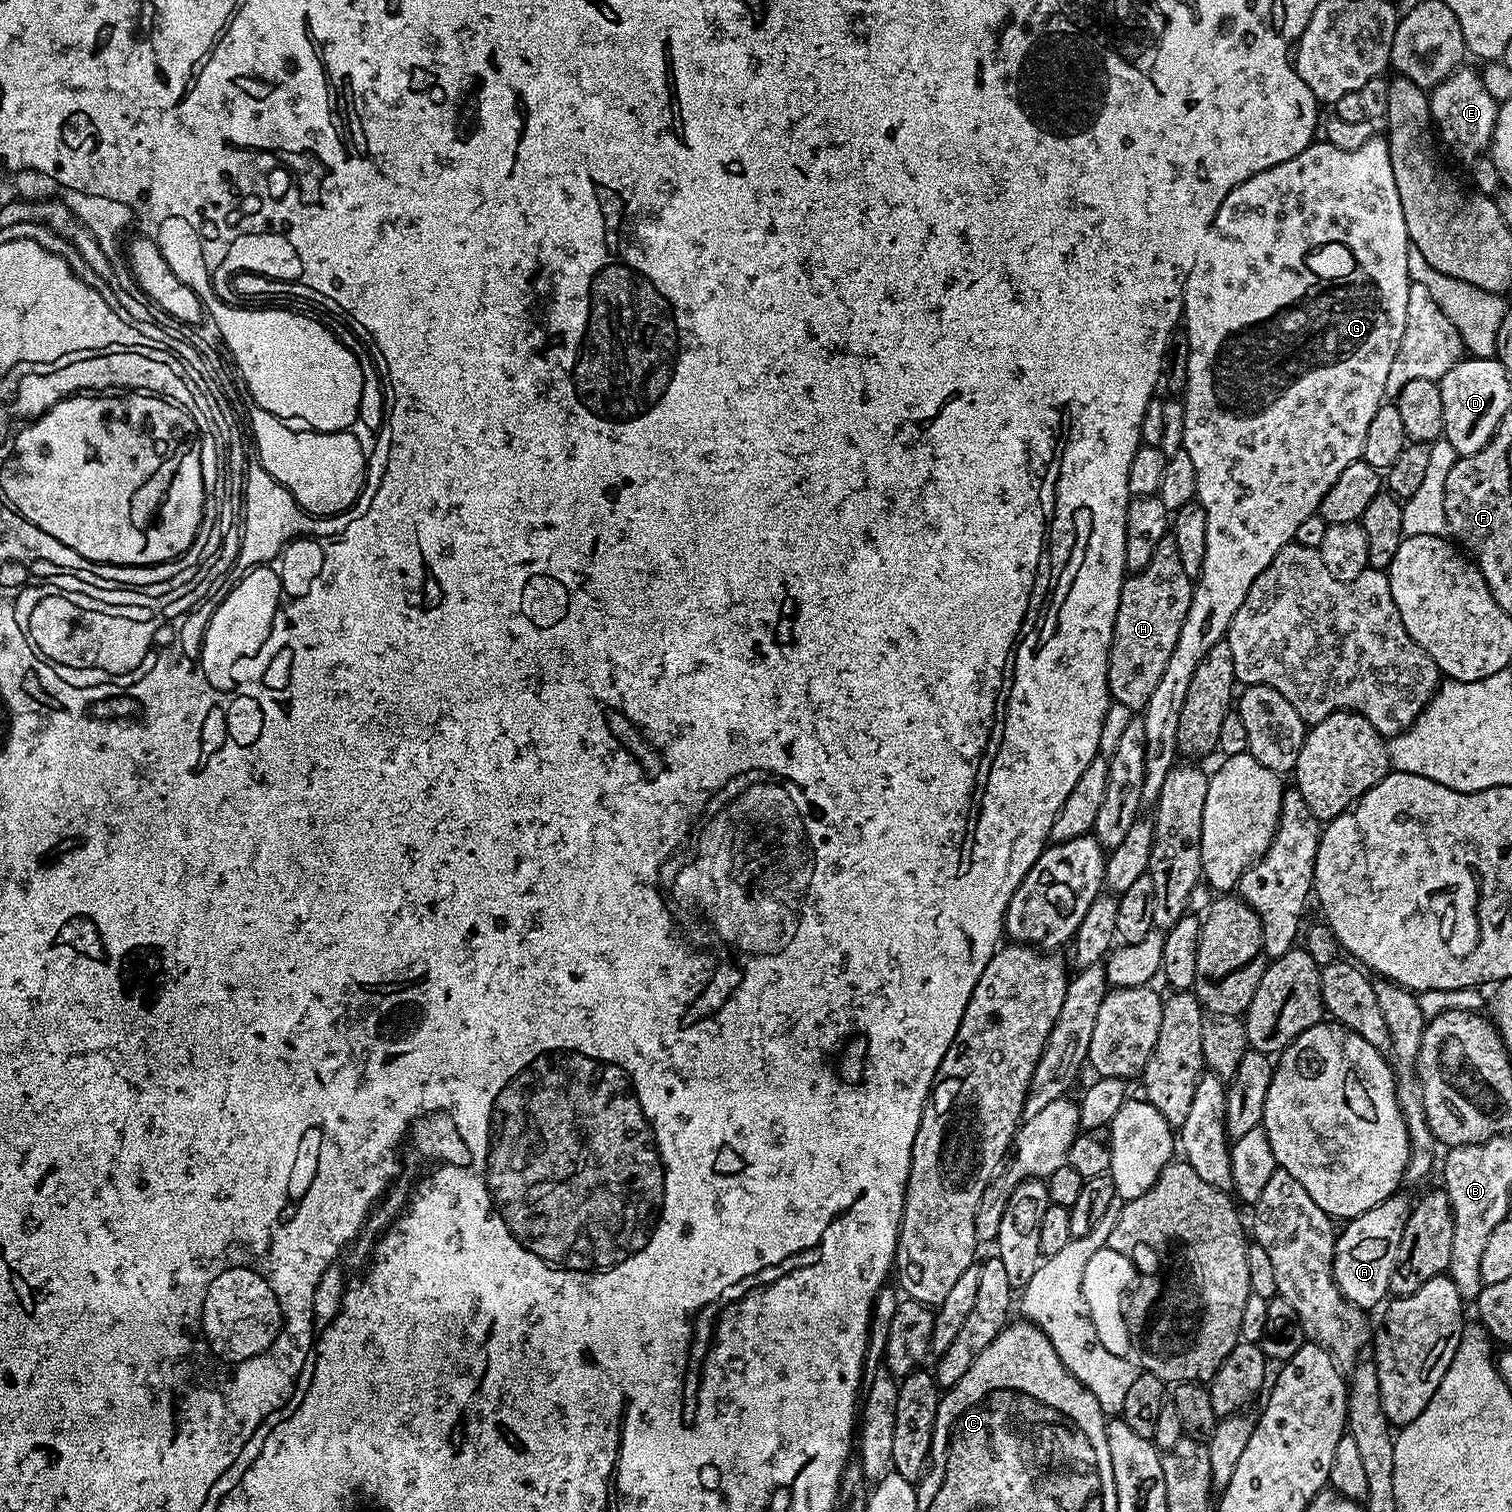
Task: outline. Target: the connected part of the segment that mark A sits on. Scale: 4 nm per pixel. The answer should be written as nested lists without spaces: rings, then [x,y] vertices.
[[[1397,1194],[1366,1210],[1366,1214],[1352,1217],[1343,1225],[1344,1229],[1339,1229],[1334,1246],[1332,1273],[1338,1290],[1351,1304],[1372,1310],[1380,1299],[1383,1301],[1389,1295],[1390,1270],[1398,1254],[1398,1242],[1402,1242],[1402,1230],[1408,1221],[1409,1211],[1410,1200],[1403,1194]]]

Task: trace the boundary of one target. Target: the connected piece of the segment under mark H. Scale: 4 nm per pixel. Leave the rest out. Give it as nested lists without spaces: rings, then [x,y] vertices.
[[[1171,534],[1164,536],[1154,554],[1138,572],[1125,575],[1122,594],[1118,598],[1118,614],[1114,618],[1114,634],[1108,655],[1108,694],[1115,703],[1133,710],[1143,710],[1150,694],[1158,687],[1158,678],[1166,671],[1166,662],[1178,646],[1178,634],[1182,634],[1182,622],[1190,610],[1193,577],[1182,570],[1182,558],[1178,558],[1178,546]]]

